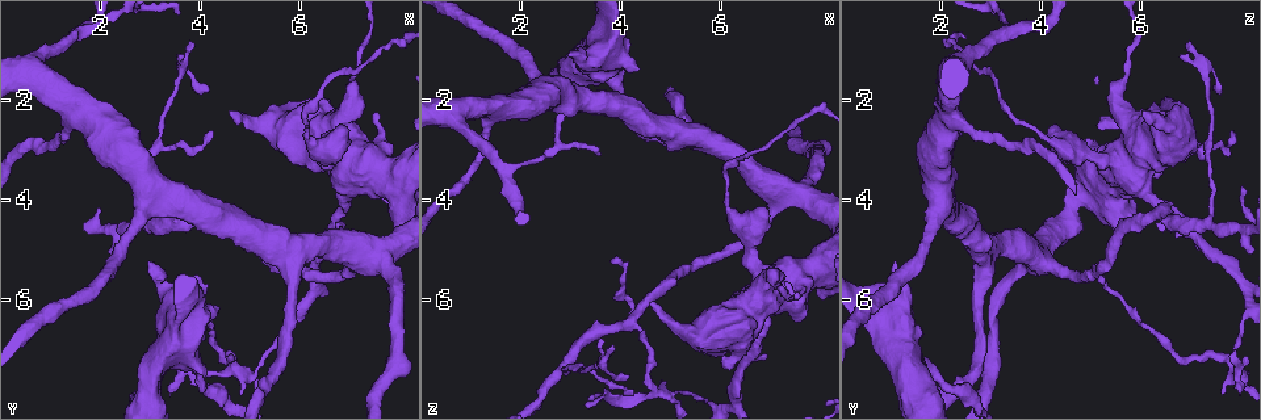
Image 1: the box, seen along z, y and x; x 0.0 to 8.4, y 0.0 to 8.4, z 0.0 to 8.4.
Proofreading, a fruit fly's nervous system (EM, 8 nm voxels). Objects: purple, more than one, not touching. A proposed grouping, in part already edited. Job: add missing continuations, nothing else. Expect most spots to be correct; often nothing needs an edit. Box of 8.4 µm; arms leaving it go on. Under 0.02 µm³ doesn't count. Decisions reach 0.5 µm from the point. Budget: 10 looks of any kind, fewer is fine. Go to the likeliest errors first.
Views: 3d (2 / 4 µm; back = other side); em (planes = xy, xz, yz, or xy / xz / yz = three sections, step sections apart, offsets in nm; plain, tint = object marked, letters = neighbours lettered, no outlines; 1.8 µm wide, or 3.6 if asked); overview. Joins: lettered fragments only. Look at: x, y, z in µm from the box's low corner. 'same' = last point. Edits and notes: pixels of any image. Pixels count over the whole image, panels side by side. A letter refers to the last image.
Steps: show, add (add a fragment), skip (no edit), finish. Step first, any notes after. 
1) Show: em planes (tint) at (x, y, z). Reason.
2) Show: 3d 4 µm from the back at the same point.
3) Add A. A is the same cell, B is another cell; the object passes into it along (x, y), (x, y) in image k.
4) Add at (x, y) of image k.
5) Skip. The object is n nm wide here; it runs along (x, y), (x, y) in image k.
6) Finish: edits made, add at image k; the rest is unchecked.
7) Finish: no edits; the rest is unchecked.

Show: em 3.6 µm yz step 16 (letters) at (4.65, 7.30, 7.85). Four or more arms meet.

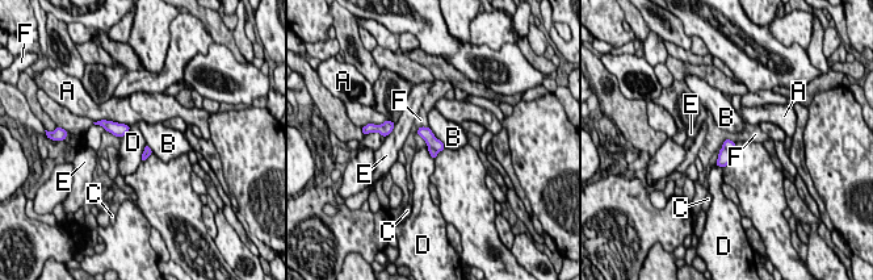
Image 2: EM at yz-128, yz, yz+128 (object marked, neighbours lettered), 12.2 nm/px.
Skip. The longest contact is with A, 380 nm; A, B, C, D, E and F are other cells; a border runs along (428, 128), (445, 146) in image 2; no lettered fragment goes on from it.

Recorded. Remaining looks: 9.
Show: 3d 4 µm at (3.00, 5.25, 1.10). Branch stops here.

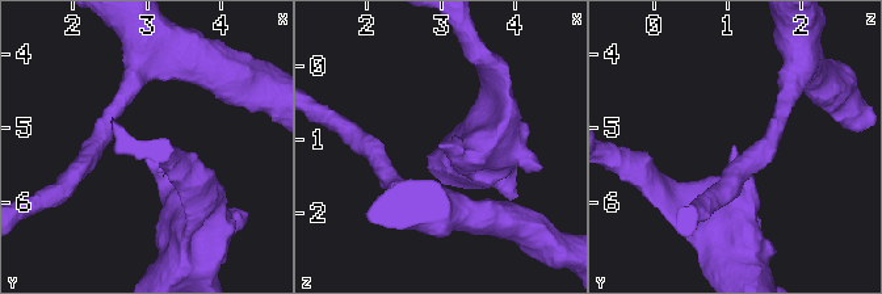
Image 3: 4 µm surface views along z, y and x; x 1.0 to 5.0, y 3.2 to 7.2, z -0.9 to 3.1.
Show: em yz step 4 (letters) at (3.05, 5.25, 1.10).

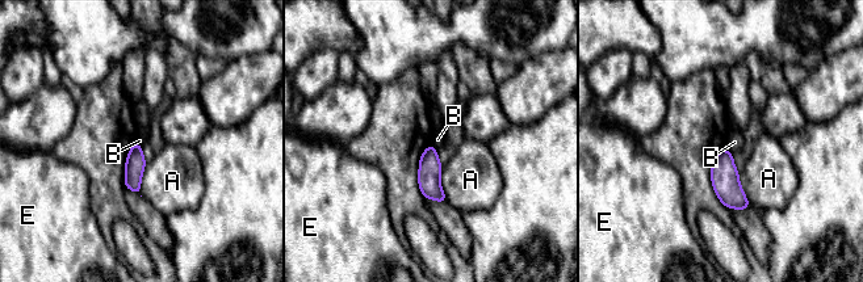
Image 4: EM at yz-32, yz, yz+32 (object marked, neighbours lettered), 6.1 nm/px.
Skip. A, B and E are other cells; a border runs along (724, 147), (732, 155) in image 4; none of them fits.

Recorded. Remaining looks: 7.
Show: em 3.6 µm planes (letters) at (3.15, 7.45, 1.50). Sudden change in width.

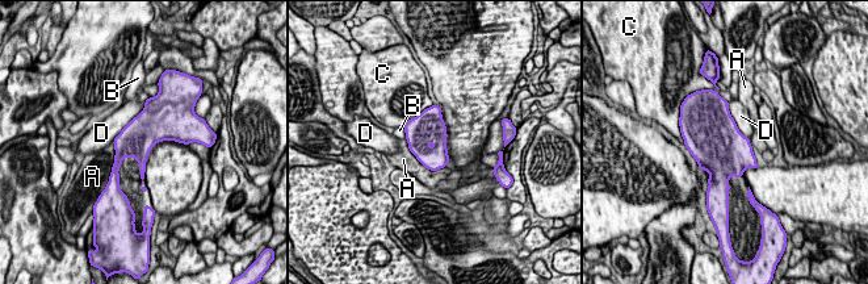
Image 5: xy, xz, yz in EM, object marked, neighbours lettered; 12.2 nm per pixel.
Skip. The object is 440 nm wide here; A, B, C and D are other cells; none of them fits.

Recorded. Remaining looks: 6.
Show: 3d 2 µm at (6.85, 4.25, 6.65).

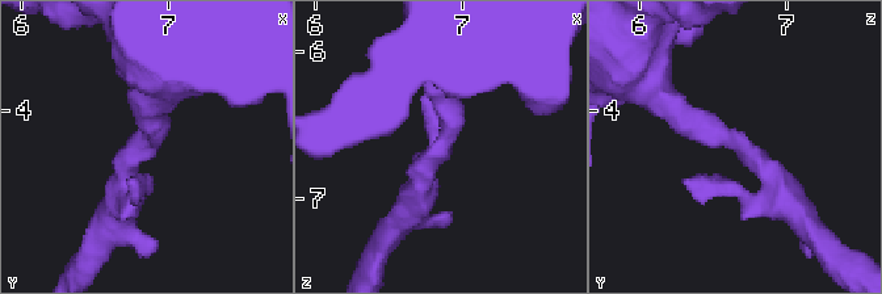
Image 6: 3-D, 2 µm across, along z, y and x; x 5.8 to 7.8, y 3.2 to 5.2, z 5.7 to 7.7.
Show: em xy step 16 (tint) at (6.90, 4.20, 6.64). The arms are 240, 440 nm wide.

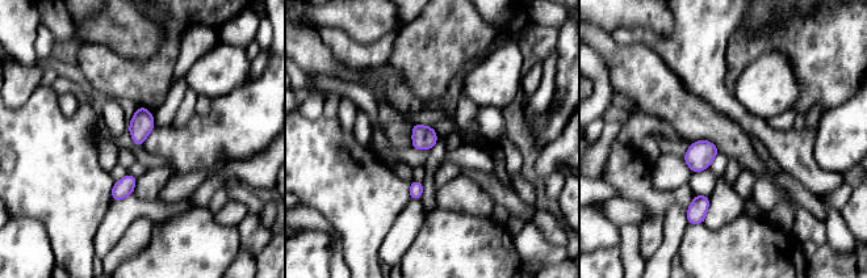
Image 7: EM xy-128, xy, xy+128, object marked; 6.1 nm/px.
Show: em planes (letters) at the same point.

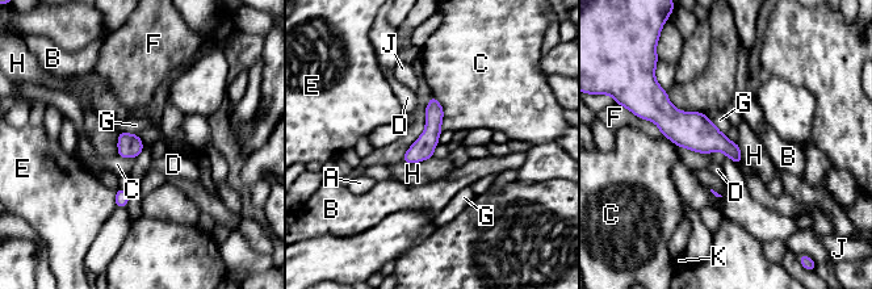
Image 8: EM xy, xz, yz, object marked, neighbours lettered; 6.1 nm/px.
Skip. A, B, C, D, E, F, G, H, J and K are other cells; a border runs along (432, 93), (443, 111), (441, 132) in image 8; none of them fits.

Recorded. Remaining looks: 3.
Finish: no edits; the rest is unchecked.

